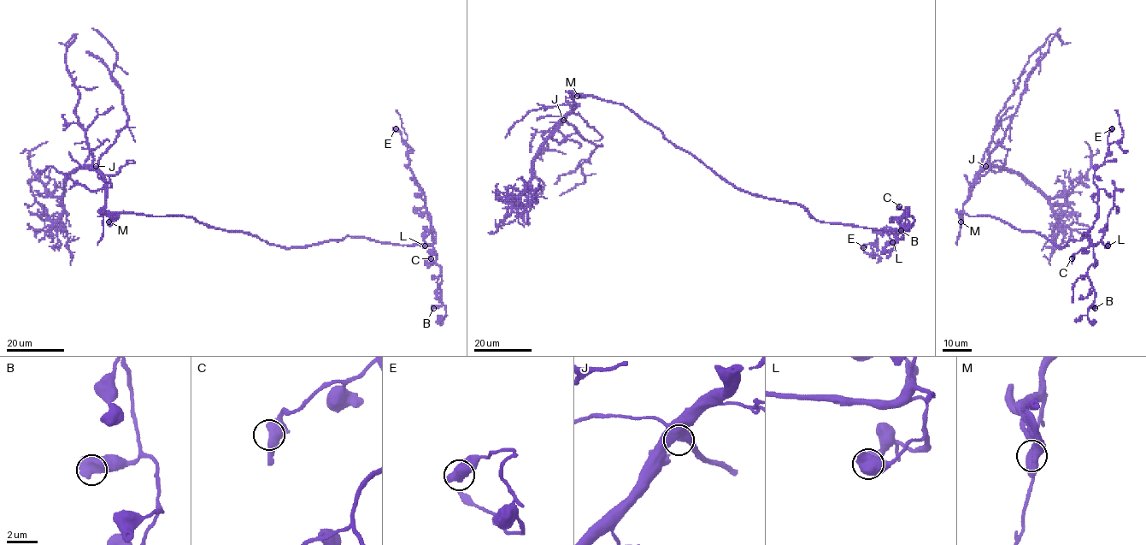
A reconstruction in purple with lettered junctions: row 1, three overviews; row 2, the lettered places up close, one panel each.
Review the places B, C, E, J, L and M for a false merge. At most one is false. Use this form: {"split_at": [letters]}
{"split_at": []}

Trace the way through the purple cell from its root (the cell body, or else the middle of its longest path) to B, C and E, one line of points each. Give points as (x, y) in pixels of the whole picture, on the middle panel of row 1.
B: (696, 158), (736, 186), (800, 204), (819, 221), (896, 231), (909, 222), (909, 230), (901, 230)
C: (696, 158), (736, 186), (750, 193), (800, 204), (821, 222), (896, 231), (904, 212), (899, 206)
E: (696, 158), (736, 186), (800, 204), (821, 222), (896, 231), (901, 224), (897, 233), (879, 229), (863, 247)

